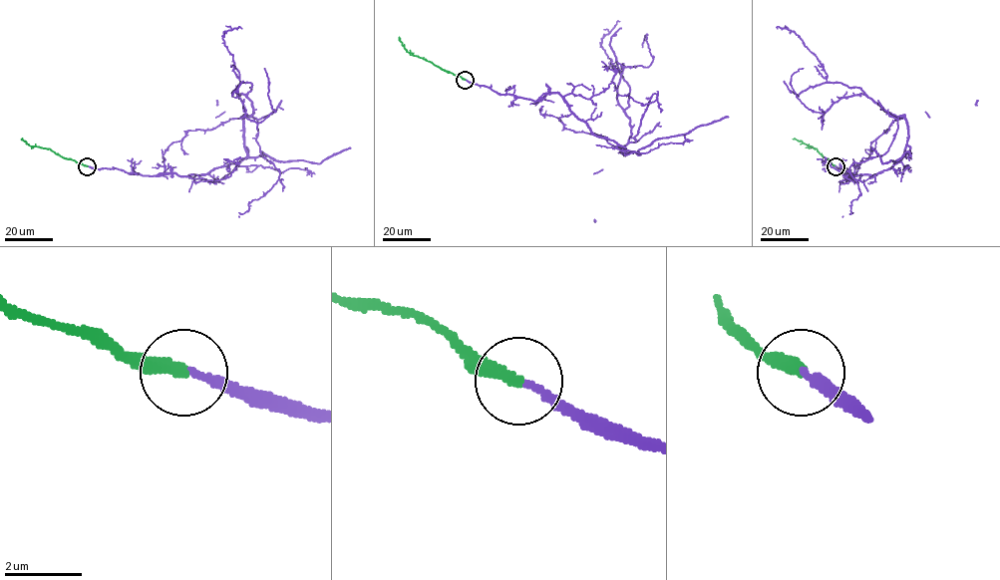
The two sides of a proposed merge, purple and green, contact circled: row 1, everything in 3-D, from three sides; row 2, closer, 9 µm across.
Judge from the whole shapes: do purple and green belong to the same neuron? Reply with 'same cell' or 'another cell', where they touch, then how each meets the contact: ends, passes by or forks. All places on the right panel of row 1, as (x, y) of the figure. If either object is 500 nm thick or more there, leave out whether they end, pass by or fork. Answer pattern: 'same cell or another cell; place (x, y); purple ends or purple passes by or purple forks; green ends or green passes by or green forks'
same cell; place (835, 166); purple ends; green ends

